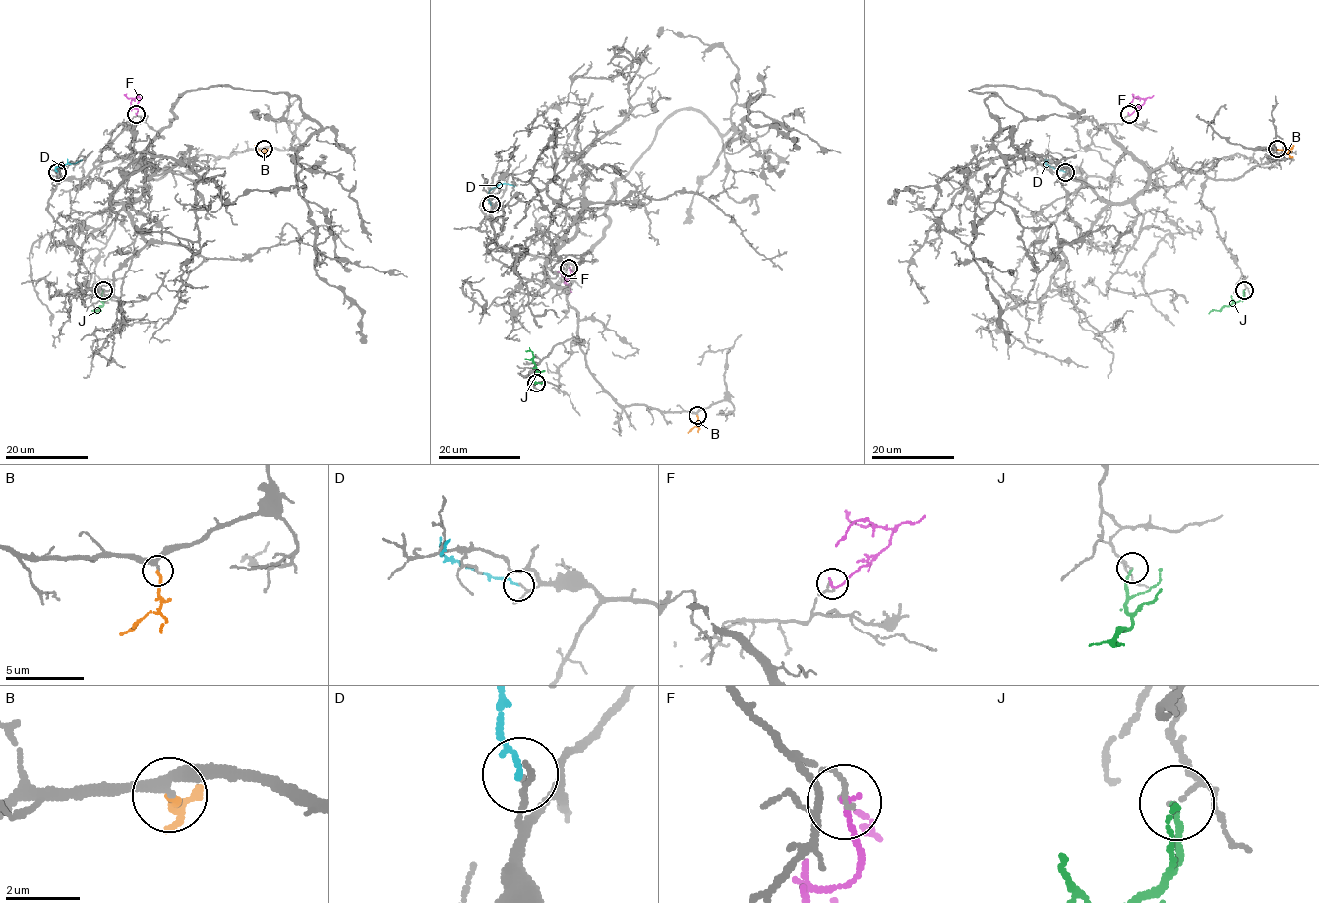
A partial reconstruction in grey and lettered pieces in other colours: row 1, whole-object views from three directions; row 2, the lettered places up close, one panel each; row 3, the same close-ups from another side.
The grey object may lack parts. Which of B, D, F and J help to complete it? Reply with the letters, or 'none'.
B

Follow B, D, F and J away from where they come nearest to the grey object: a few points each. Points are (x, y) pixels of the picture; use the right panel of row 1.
B: (1277, 150), (1286, 152), (1293, 145)
D: (1065, 172), (1045, 163), (1048, 159)
F: (1129, 114), (1145, 100), (1136, 97), (1130, 103)
J: (1243, 289), (1243, 297), (1212, 310)

